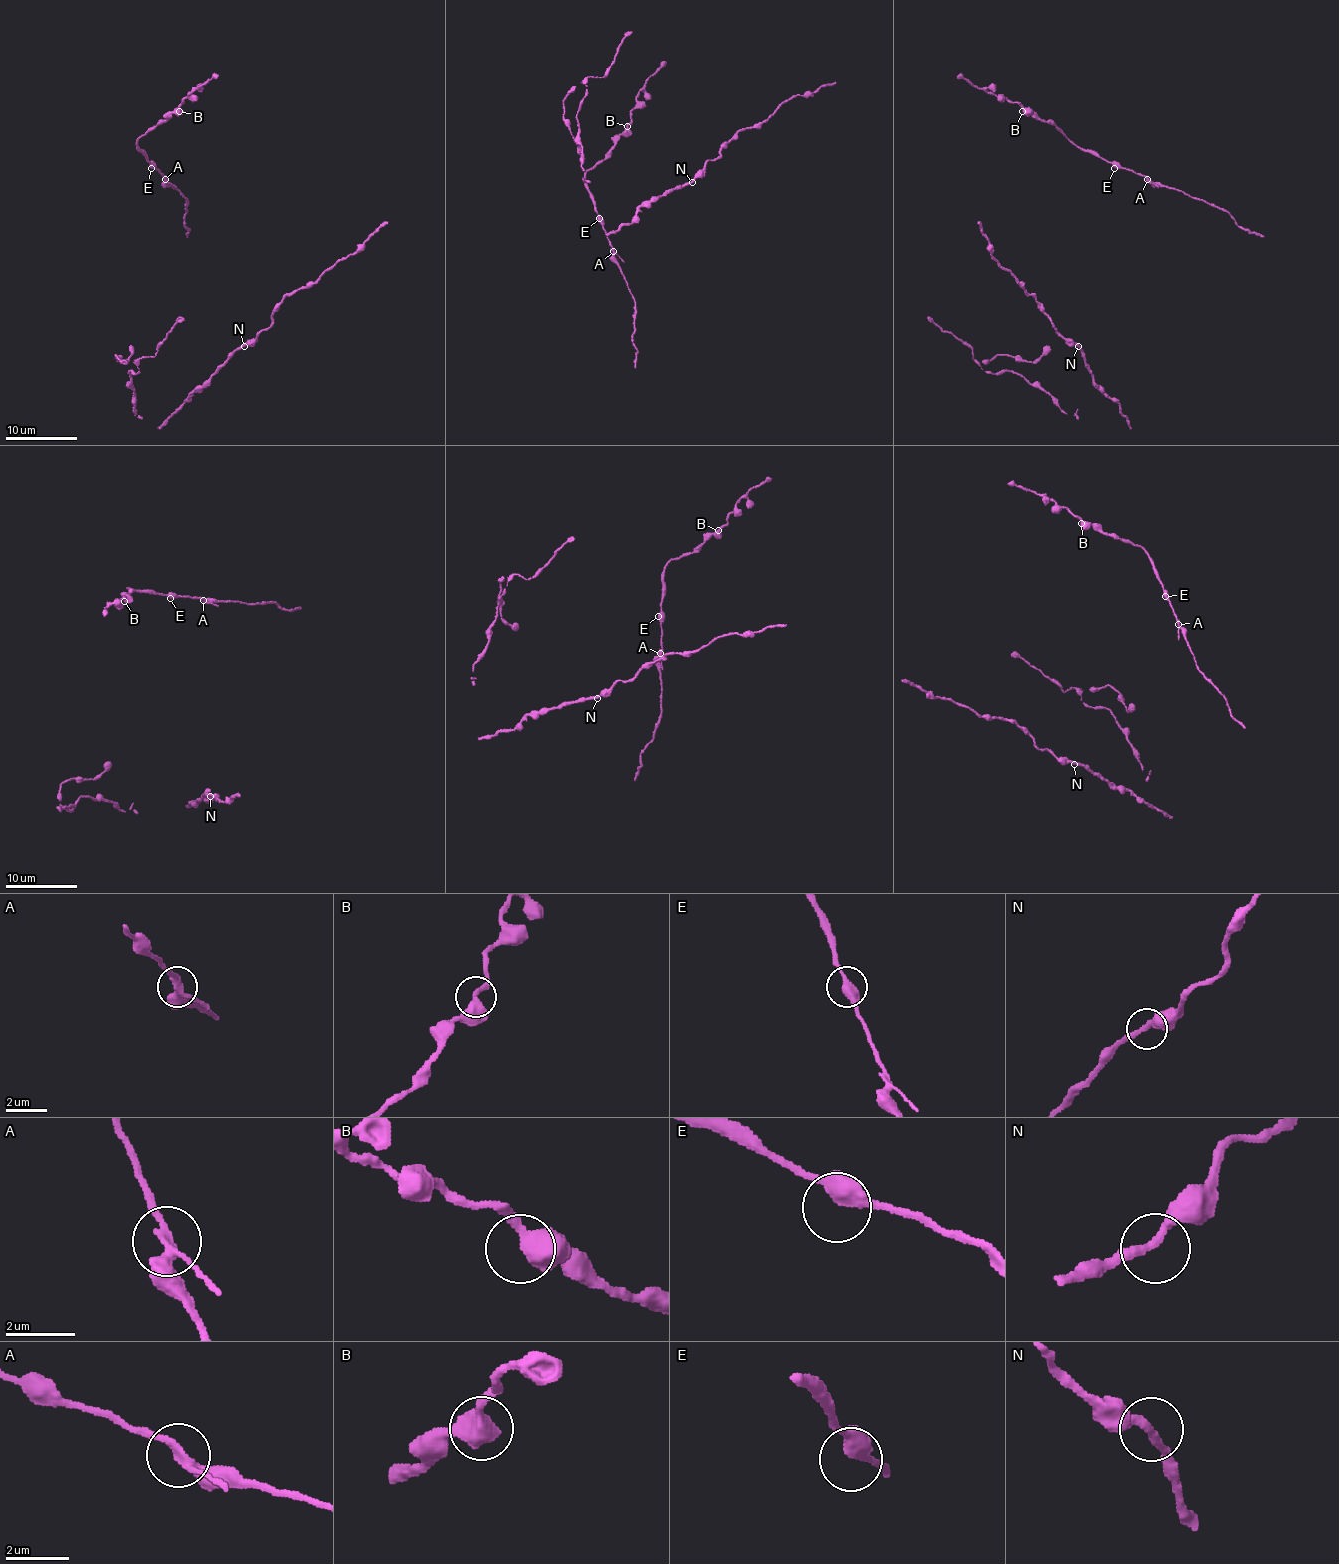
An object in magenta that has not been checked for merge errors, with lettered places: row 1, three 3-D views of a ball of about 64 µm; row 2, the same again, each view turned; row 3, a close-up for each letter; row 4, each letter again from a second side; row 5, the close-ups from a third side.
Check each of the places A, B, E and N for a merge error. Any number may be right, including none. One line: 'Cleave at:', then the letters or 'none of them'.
Cleave at: none of them

